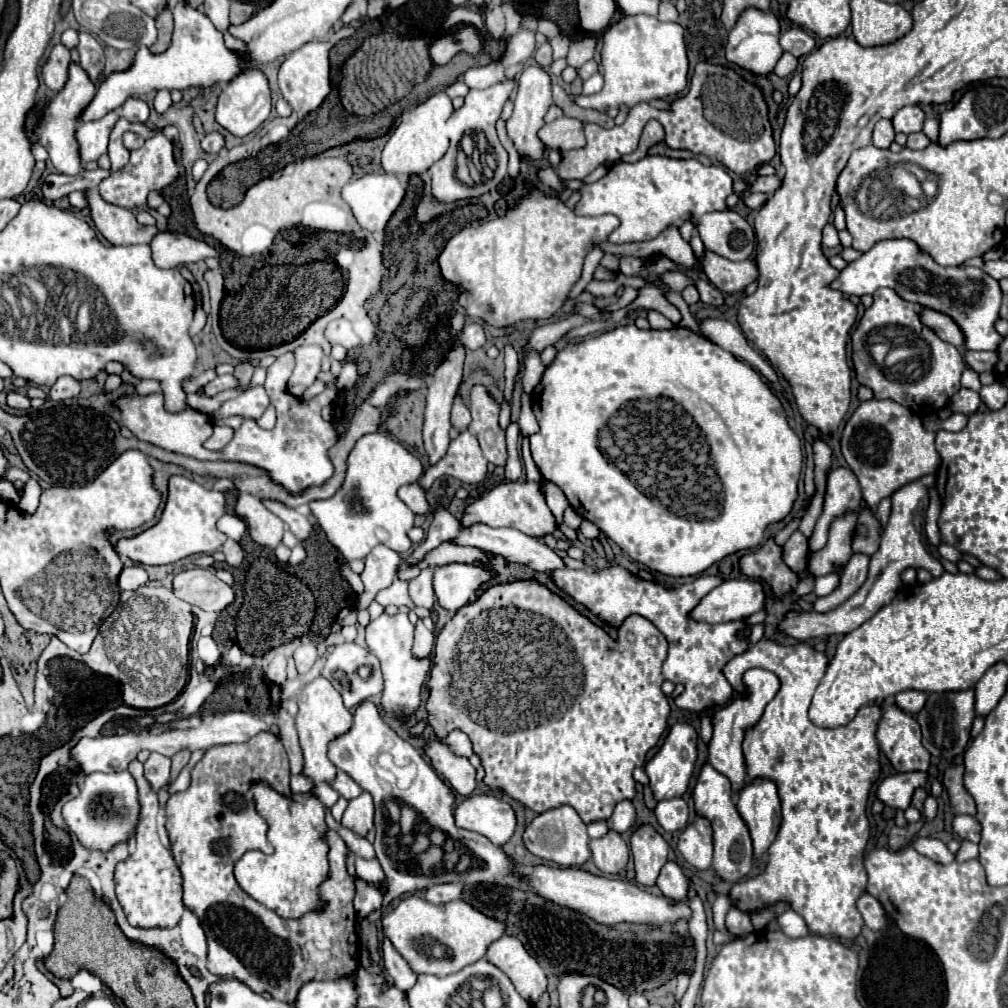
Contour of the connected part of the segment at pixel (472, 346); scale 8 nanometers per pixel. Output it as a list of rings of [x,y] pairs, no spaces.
[[[468,322],[462,330],[460,330],[460,338],[462,338],[462,344],[468,348],[468,350],[478,350],[486,344],[486,334],[484,334],[484,328],[478,324],[478,322]]]

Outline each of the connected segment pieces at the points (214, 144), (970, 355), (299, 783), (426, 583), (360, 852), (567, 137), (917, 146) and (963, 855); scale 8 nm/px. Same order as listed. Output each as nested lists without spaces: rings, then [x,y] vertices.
[[[210,132],[210,134],[206,134],[206,136],[202,138],[202,148],[204,148],[206,152],[210,152],[210,154],[220,152],[220,150],[224,148],[224,138],[222,138],[222,134],[220,134],[220,132]]]
[[[966,352],[966,362],[977,373],[992,372],[998,362],[998,354],[996,352]]]
[[[298,774],[295,776],[292,775],[290,788],[291,788],[291,792],[293,793],[292,796],[294,796],[296,800],[300,800],[299,793],[304,793],[306,792],[306,790],[308,790],[308,788],[312,788],[312,782],[310,782],[308,778],[304,778],[302,774]]]
[[[428,566],[428,568],[420,570],[420,574],[416,578],[410,580],[410,600],[414,604],[430,608],[436,602],[434,588],[432,588],[432,576],[434,576],[434,566]]]
[[[328,814],[328,818],[326,818],[326,822],[328,822],[328,826],[330,826],[332,830],[340,832],[340,836],[344,838],[344,842],[348,844],[348,848],[350,848],[356,856],[360,856],[360,858],[376,858],[376,852],[374,852],[372,844],[370,844],[366,838],[362,838],[362,836],[354,834],[352,830],[340,826],[340,824],[330,816],[330,814]]]
[[[556,118],[550,124],[544,124],[538,132],[540,140],[544,142],[546,148],[564,152],[564,150],[572,150],[572,148],[582,148],[586,144],[584,138],[584,124],[576,118]]]
[[[922,132],[910,134],[910,136],[908,136],[908,142],[906,142],[906,146],[912,148],[912,150],[924,150],[928,144],[930,144],[930,140],[928,140]]]
[[[964,840],[958,854],[956,854],[956,860],[964,862],[964,860],[972,860],[972,858],[978,858],[978,844]]]

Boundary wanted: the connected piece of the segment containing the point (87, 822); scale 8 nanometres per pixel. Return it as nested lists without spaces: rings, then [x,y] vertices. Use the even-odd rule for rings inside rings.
[[[94,772],[94,774],[88,774],[80,786],[80,794],[72,802],[64,804],[62,814],[64,814],[64,820],[68,824],[68,830],[74,832],[86,848],[110,850],[114,844],[130,838],[130,826],[136,824],[138,810],[140,810],[136,794],[138,794],[138,786],[136,786],[130,772],[114,772],[114,774]],[[96,798],[106,798],[110,802],[110,810],[98,812],[98,808],[92,808],[92,802],[96,802]]]

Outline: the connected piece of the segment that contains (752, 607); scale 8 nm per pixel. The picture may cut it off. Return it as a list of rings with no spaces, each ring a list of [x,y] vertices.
[[[726,580],[708,596],[704,596],[704,600],[700,600],[700,604],[692,610],[692,618],[710,624],[730,622],[762,610],[764,602],[766,590],[760,580]]]

